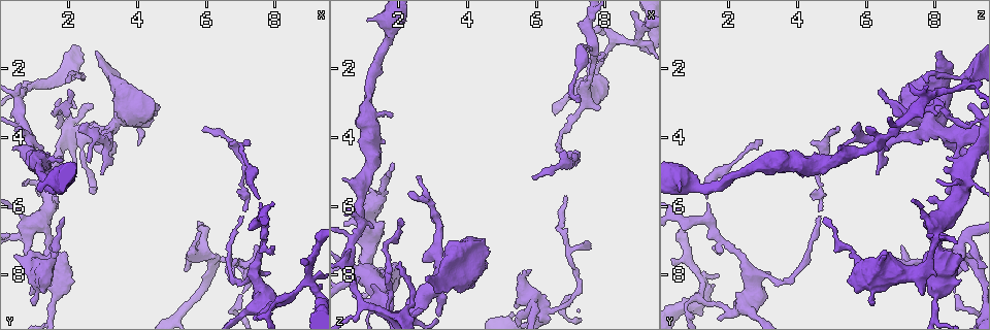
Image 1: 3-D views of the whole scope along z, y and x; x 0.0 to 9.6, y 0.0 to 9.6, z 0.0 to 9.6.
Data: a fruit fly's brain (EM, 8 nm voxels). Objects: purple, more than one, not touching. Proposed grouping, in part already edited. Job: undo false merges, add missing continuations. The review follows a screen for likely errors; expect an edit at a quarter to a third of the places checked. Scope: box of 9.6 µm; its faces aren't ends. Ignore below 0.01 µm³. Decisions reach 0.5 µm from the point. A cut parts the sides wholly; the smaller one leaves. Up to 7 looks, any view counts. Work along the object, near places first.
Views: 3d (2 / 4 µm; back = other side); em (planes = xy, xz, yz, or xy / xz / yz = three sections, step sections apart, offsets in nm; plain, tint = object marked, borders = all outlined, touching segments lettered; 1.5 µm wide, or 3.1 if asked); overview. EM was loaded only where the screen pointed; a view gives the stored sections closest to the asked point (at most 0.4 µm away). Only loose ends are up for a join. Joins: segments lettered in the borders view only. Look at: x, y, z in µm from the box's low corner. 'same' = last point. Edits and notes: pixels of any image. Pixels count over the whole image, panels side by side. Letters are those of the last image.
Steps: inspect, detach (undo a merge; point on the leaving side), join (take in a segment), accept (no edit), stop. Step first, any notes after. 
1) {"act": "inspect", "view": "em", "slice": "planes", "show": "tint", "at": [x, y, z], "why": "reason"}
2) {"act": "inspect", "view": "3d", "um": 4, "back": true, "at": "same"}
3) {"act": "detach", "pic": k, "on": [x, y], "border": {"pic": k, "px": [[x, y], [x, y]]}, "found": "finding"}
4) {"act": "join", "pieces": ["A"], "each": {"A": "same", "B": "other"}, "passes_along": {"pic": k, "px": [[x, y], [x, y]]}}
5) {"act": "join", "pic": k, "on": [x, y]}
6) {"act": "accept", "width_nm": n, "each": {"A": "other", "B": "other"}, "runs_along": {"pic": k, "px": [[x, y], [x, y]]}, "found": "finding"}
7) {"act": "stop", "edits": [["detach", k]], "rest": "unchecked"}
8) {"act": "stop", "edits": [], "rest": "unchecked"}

{"act": "inspect", "view": "em", "slice": "planes", "show": "borders", "at": [2.55, 5.55, 8.40], "why": "branch stops here"}

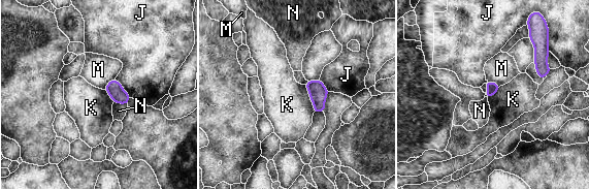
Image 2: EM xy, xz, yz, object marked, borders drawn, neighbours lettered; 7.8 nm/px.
{"act": "accept", "width_nm": 90, "longest_contact_nm": ["K", 220], "each": {"J": "other", "K": "other", "M": "other", "N": "other"}, "found": "no lettered segment goes on from it"}

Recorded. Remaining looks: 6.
{"act": "inspect", "view": "3d", "um": 2, "at": [7.20, 4.05, 2.95], "why": "an open end"}

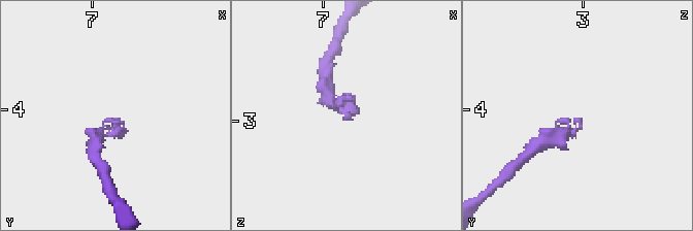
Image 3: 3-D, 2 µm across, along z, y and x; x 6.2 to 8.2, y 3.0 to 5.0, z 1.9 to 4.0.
{"act": "inspect", "view": "em", "slice": "xy", "step": 8, "show": "tint", "at": [7.22, 4.06, 2.96]}

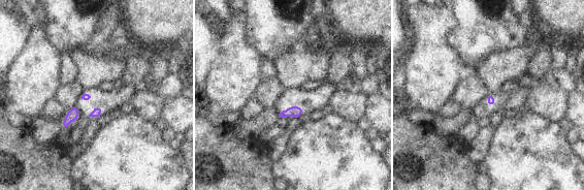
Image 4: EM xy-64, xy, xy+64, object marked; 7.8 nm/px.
{"act": "inspect", "view": "em", "slice": "planes", "show": "borders", "at": "same"}

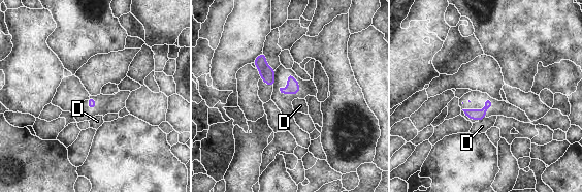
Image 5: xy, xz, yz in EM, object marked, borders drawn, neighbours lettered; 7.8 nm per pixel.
{"act": "accept", "each": {"D": "other"}, "border": {"pic": 5, "px": [[485, 117], [479, 121]]}, "found": "no lettered segment goes on from it"}

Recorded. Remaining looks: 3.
{"act": "inspect", "view": "em", "slice": "planes", "show": "borders", "at": [7.15, 6.20, 4.60], "why": "tapers out"}

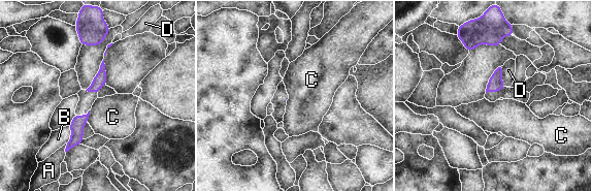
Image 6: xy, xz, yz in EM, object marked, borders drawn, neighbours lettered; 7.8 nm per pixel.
{"act": "accept", "each": {"A": "other", "B": "other", "C": "other", "D": "other"}, "border": {"pic": 6, "px": [[90, 110], [87, 122]]}, "found": "no lettered segment goes on from it"}

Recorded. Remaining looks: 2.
{"act": "stop", "edits": [], "rest": "unchecked"}

